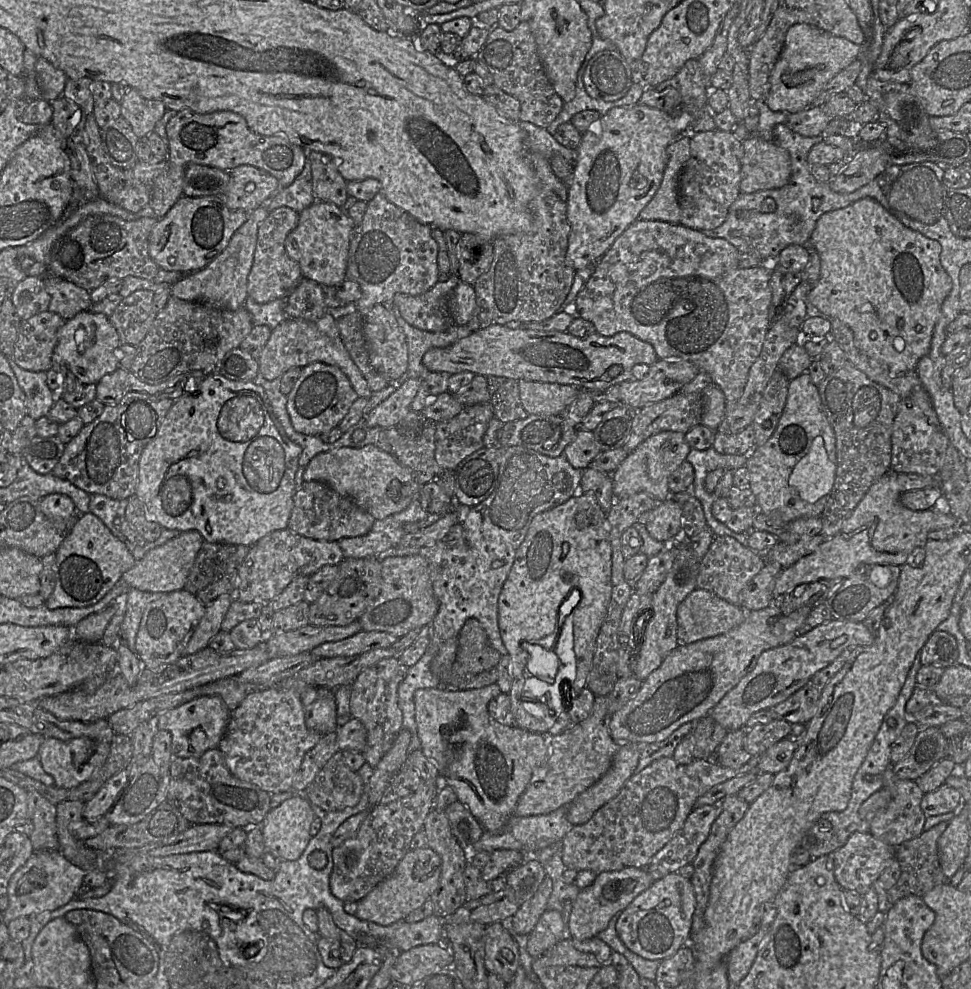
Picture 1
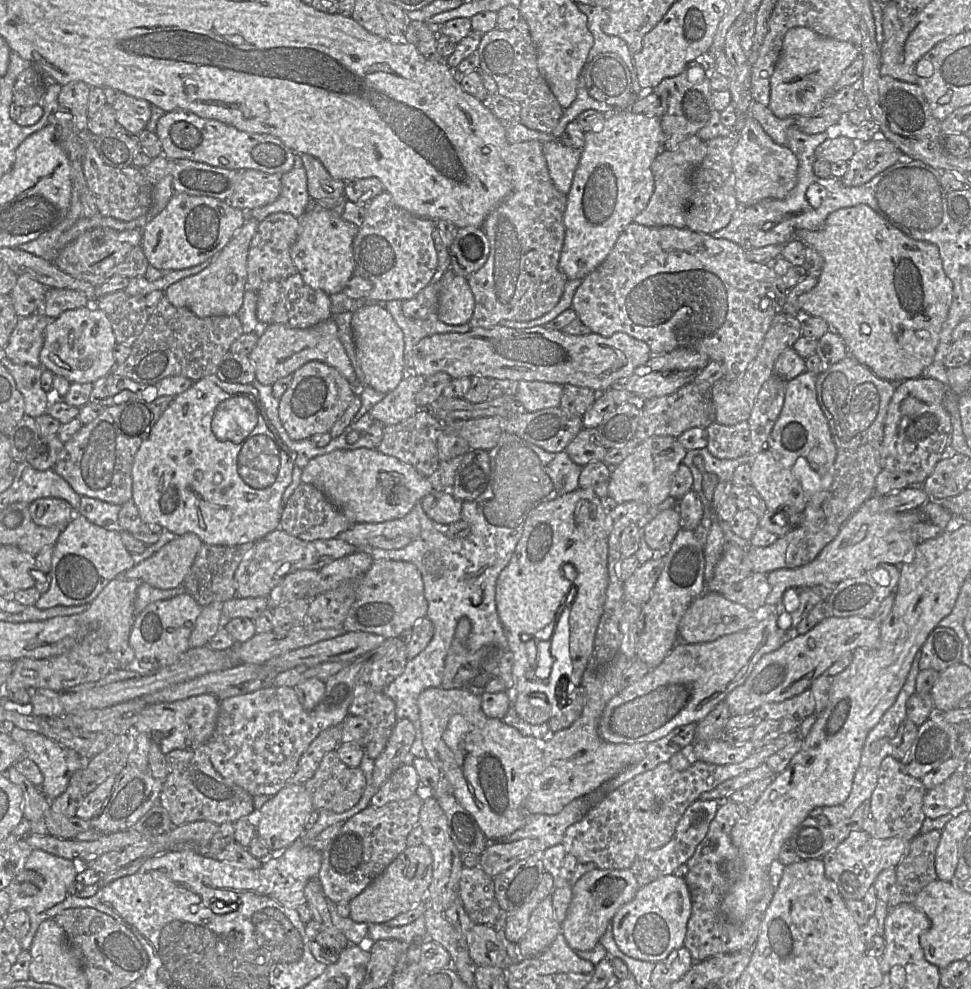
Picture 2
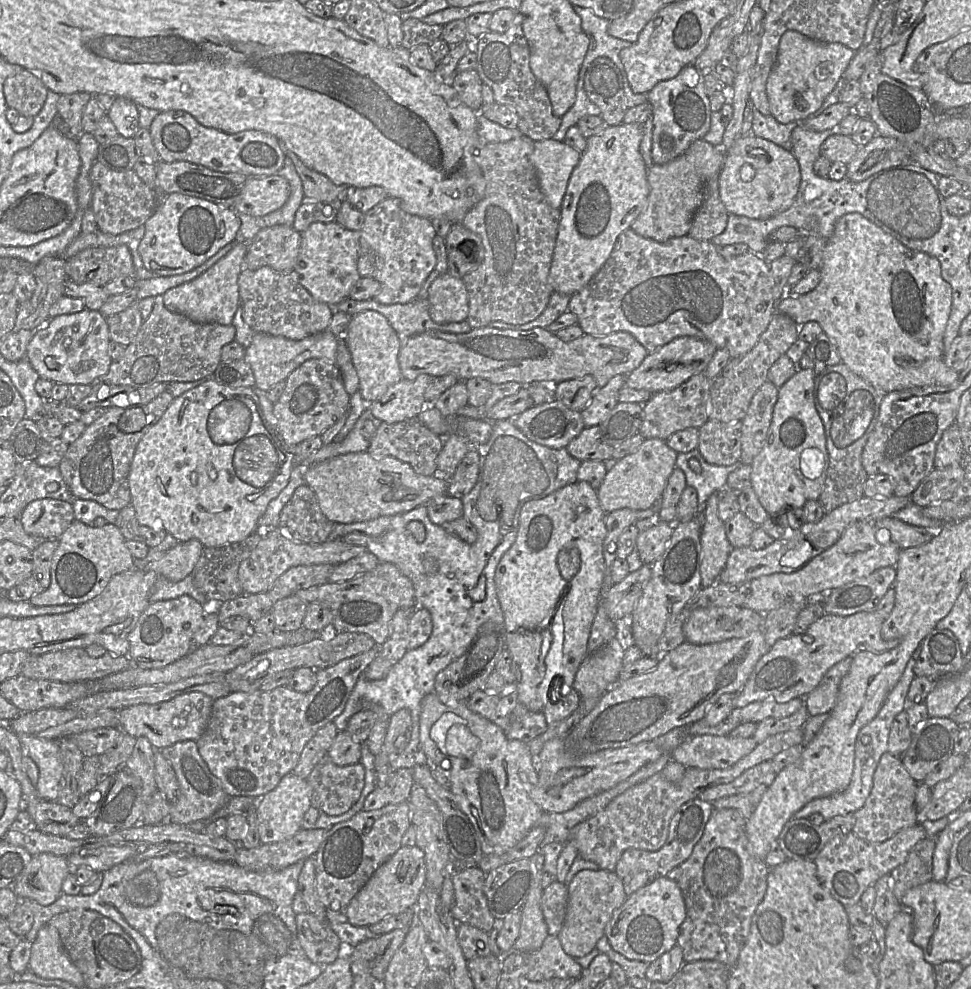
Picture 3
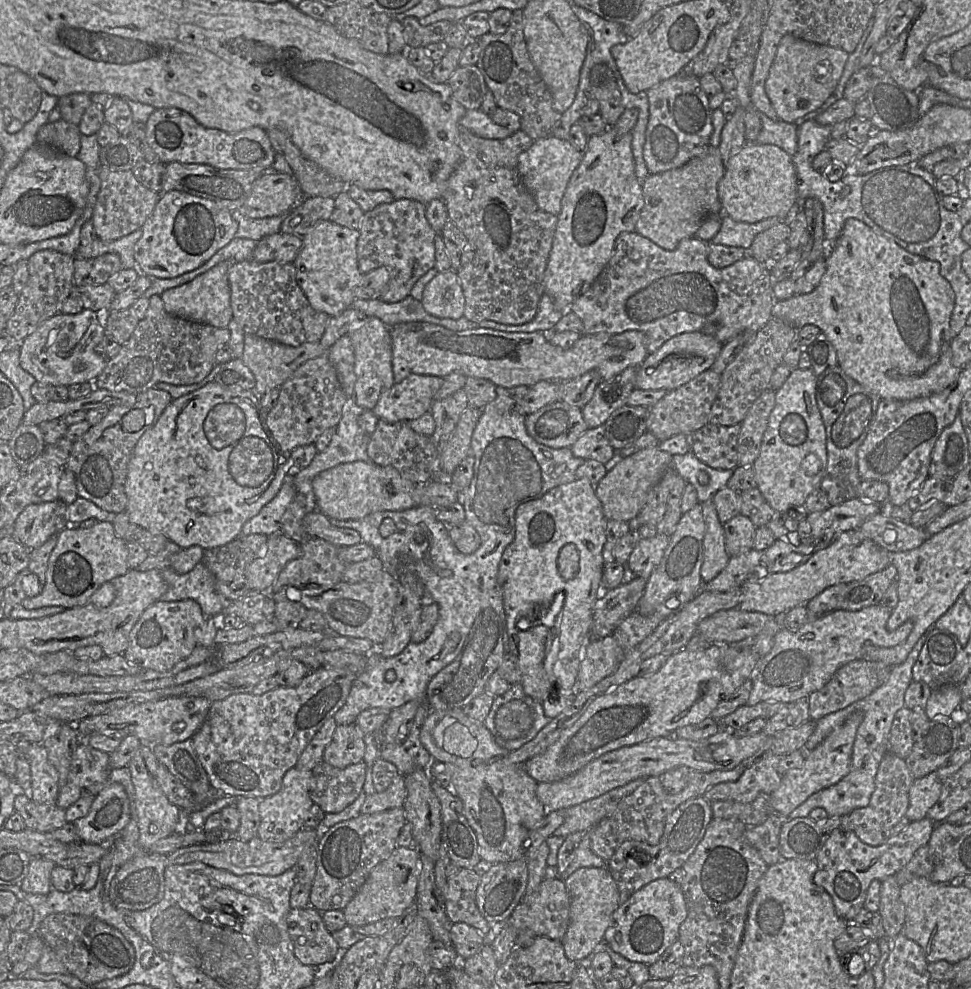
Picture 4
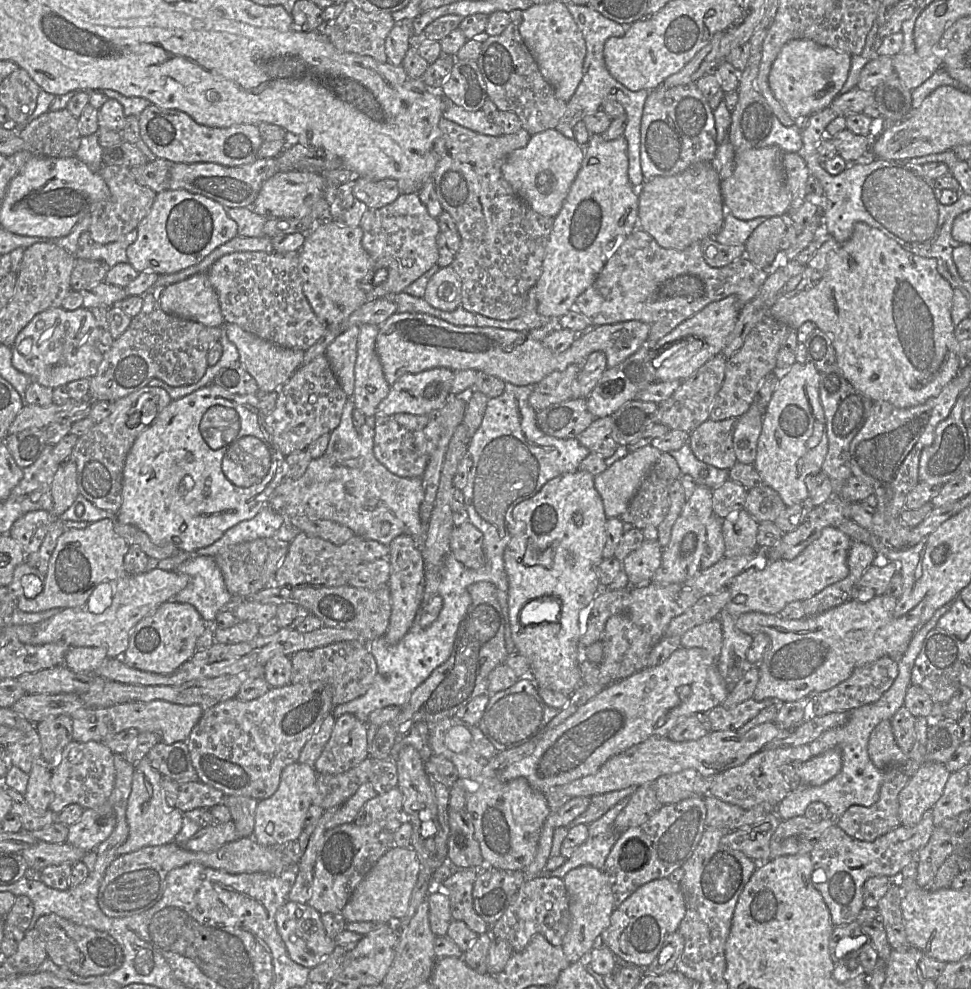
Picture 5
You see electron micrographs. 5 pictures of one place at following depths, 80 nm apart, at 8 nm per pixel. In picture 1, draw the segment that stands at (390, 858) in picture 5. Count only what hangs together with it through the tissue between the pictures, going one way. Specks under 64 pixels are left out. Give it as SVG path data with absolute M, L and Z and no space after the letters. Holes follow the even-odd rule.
M429 847L409 849L393 872L358 901L354 915L360 920L391 925L404 919L430 898L438 887L440 876L441 858L434 850Z

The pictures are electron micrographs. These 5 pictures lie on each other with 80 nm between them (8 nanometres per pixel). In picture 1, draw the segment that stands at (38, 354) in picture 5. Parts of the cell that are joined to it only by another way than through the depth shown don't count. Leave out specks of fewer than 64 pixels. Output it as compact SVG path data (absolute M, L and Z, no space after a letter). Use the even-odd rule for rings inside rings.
M82 311L67 320L58 330L53 366L66 368L81 383L97 384L104 375L114 372L119 367L120 345L119 335L106 315Z

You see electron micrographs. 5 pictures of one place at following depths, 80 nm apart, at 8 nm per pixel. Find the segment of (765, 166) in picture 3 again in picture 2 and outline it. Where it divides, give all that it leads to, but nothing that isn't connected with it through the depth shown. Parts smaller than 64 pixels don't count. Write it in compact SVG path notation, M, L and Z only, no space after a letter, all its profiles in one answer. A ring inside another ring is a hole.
M750 112L737 134L731 161L735 197L740 205L752 206L766 198L784 199L797 183L798 159L787 146L776 144Z

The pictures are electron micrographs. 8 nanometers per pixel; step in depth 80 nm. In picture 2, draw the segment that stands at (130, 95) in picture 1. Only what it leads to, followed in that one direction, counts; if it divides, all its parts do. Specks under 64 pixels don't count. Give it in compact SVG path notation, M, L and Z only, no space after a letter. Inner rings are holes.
M121 93L112 108L115 111L116 122L131 134L138 136L147 126L152 105L146 100Z

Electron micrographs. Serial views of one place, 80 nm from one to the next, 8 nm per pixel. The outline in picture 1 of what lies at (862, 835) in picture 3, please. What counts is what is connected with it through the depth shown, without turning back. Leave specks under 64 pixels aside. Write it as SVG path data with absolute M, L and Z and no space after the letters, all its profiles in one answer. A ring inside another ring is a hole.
M890 764L883 773L883 787L890 791L891 801L871 820L869 832L875 838L896 847L923 832L926 816L921 810L920 803L924 793L915 781L897 777L893 771L893 764Z

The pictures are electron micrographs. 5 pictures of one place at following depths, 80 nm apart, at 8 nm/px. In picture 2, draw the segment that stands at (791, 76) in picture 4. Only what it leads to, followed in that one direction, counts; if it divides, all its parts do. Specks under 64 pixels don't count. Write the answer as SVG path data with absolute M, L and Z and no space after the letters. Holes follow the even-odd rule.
M806 27L789 29L784 36L782 51L770 77L768 108L778 118L807 115L832 91L844 70L861 54L849 42L824 37Z

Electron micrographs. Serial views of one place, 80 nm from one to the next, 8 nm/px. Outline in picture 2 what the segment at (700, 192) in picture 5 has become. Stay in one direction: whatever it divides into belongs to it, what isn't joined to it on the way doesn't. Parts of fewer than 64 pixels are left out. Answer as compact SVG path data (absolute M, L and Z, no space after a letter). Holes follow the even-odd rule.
M698 136L683 140L674 150L662 150L654 159L651 170L654 177L654 191L646 207L633 222L647 227L673 226L685 228L685 208L692 194L691 174L706 155L706 144Z

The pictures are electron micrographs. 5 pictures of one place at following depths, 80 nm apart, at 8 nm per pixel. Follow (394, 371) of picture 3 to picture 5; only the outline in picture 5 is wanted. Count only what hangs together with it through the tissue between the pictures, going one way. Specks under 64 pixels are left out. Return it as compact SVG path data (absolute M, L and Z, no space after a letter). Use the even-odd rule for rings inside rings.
M363 324L360 326L357 341L357 356L354 368L354 392L351 396L355 407L365 416L375 416L379 403L387 396L390 386L385 379L381 361L376 351L376 338L379 325Z

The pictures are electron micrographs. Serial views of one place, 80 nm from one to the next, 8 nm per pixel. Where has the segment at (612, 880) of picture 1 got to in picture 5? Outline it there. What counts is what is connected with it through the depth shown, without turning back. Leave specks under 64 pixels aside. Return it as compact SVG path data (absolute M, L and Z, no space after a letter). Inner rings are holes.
M584 865L568 871L562 878L569 897L570 925L561 948L570 963L587 959L591 949L599 944L601 933L609 926L615 909L611 885L603 870Z

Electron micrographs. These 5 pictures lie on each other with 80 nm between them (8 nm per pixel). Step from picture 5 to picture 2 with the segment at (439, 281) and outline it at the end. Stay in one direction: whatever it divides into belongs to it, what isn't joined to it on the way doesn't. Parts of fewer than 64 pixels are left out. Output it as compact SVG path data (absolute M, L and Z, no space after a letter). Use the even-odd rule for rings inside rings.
M454 276L439 292L437 317L448 325L469 322L474 311L474 296L466 278Z

